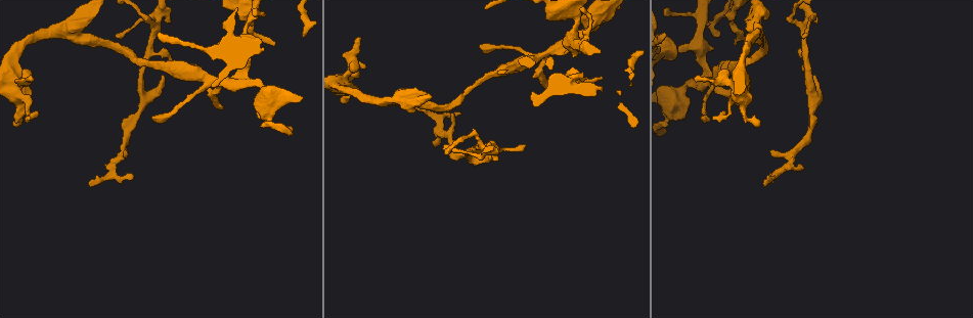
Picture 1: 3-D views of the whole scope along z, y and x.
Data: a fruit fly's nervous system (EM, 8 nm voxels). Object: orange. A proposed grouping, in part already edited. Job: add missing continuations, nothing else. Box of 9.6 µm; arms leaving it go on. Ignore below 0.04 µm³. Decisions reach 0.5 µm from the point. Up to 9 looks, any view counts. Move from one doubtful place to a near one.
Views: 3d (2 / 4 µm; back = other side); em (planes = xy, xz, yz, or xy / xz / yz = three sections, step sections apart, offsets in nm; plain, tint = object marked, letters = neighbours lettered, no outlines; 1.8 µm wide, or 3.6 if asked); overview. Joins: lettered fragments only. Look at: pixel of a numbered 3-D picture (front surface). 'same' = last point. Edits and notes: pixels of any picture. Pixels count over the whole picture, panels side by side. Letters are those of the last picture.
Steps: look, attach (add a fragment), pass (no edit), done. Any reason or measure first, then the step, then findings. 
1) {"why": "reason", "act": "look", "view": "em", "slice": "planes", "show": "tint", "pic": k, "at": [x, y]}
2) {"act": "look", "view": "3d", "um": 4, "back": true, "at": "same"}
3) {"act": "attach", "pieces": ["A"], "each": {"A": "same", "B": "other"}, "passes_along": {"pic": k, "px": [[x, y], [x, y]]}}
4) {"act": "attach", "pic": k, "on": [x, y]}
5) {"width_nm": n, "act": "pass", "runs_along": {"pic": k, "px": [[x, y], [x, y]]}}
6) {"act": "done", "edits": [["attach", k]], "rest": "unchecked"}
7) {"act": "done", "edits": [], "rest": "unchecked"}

{"why": "thin end", "act": "look", "view": "3d", "um": 4, "pic": 1, "at": [275, 44]}

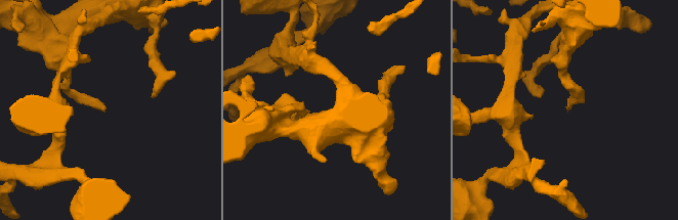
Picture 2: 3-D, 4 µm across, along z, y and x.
{"why": "now the EM", "act": "look", "view": "em", "slice": "yz", "step": 8, "show": "tint", "pic": 2, "at": [568, 110]}

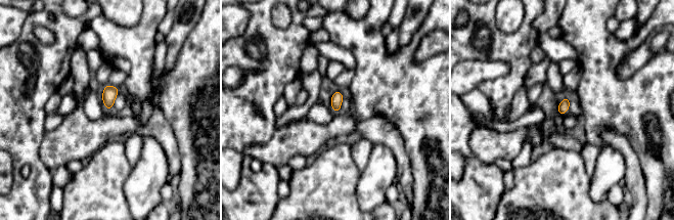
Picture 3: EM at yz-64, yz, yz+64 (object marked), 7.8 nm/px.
{"act": "look", "view": "em", "slice": "planes", "show": "letters", "at": "same"}

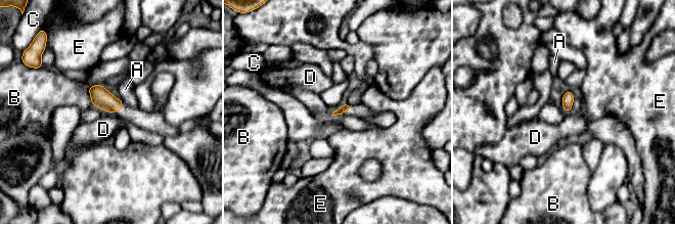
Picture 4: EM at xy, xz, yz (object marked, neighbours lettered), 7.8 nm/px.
{"act": "pass", "each": {"A": "other", "B": "other", "C": "other", "D": "other", "E": "other"}, "border": {"pic": 4, "px": [[107, 110], [111, 114]]}, "found": "no lettered fragment goes on from it"}

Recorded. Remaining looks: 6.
{"why": "an open end", "act": "look", "view": "3d", "um": 4, "back": true, "pic": 1, "at": [546, 86]}

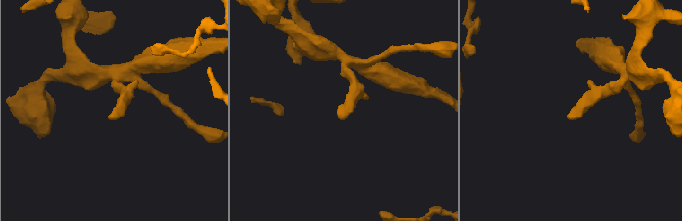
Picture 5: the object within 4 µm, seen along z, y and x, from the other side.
{"why": "now the EM", "act": "look", "view": "em", "slice": "xy", "step": 16, "show": "letters", "pic": 5, "at": [111, 117]}

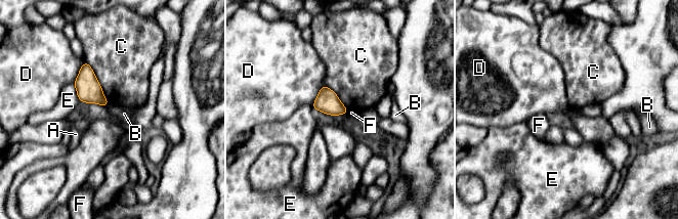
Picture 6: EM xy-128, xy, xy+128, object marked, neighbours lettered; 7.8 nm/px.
{"why": "another direction", "act": "look", "view": "em", "slice": "planes", "show": "letters", "at": "same"}

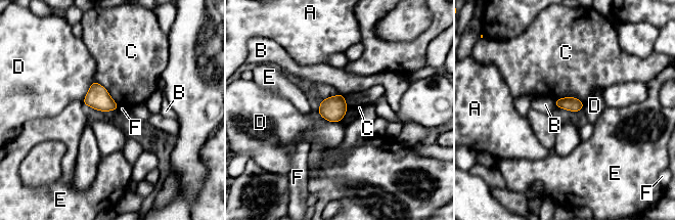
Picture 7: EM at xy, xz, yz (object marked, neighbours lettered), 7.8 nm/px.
{"width_nm": 110, "act": "pass", "each": {"A": "other", "B": "other", "C": "other", "D": "other", "E": "other", "F": "other"}, "found": "none of them fits"}

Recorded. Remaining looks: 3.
{"why": "free end", "act": "look", "view": "em", "slice": "xz", "step": 4, "show": "letters", "pic": 1, "at": [488, 155]}

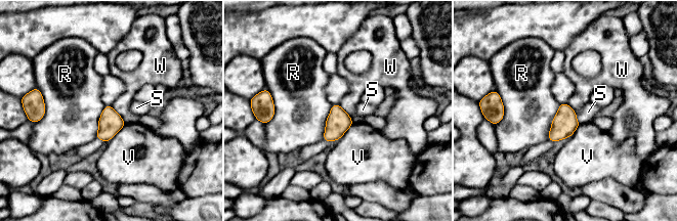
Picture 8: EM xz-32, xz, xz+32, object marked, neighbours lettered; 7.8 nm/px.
{"longest_contact_nm": ["R", 300], "act": "pass", "each": {"R": "other", "S": "other", "V": "other", "W": "other"}, "border": {"pic": 8, "px": [[111, 105], [126, 123]]}, "found": "none of them fits"}

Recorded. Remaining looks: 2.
{"why": "free end", "act": "look", "view": "3d", "um": 4, "back": true, "pic": 1, "at": [434, 141]}

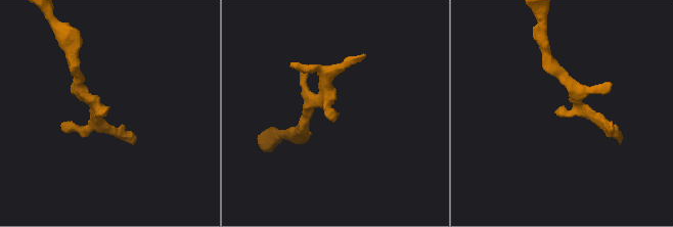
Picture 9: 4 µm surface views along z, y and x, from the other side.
{"why": "now the EM", "act": "look", "view": "em", "slice": "planes", "show": "letters", "pic": 9, "at": [336, 115]}

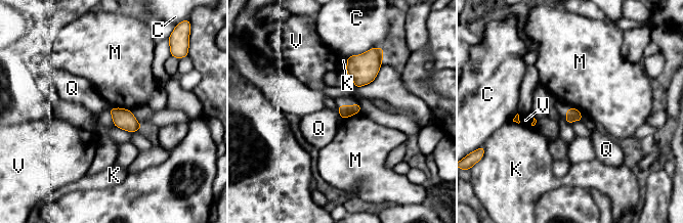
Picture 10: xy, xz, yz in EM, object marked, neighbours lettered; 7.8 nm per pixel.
{"width_nm": 100, "act": "pass", "each": {"C": "other", "K": "other", "M": "other", "Q": "other", "V": "other"}, "border": {"pic": 10, "px": [[360, 110], [343, 120]]}, "found": "none of them fits"}

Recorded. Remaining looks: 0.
{"act": "done", "edits": [], "rest": "unchecked"}

